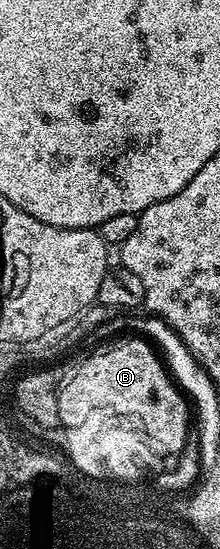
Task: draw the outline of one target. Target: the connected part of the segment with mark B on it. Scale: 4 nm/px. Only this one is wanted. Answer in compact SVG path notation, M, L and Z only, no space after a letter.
M139 339L124 340L105 352L86 357L77 366L76 373L72 372L60 385L58 418L67 424L80 424L80 416L92 408L92 388L96 388L96 404L112 404L112 408L120 408L120 412L128 412L128 416L141 416L149 436L160 440L179 457L188 440L189 401L174 383L157 349L147 339Z

